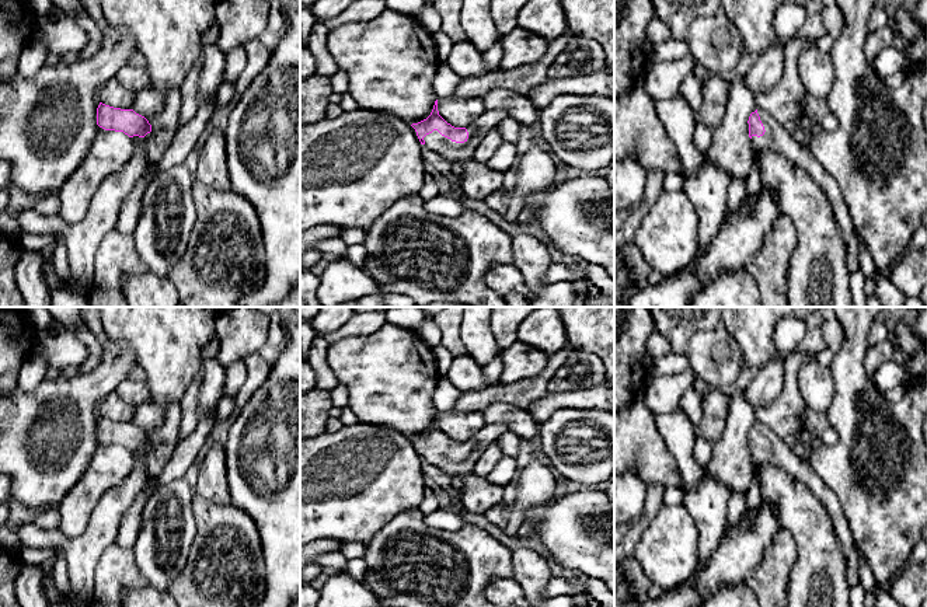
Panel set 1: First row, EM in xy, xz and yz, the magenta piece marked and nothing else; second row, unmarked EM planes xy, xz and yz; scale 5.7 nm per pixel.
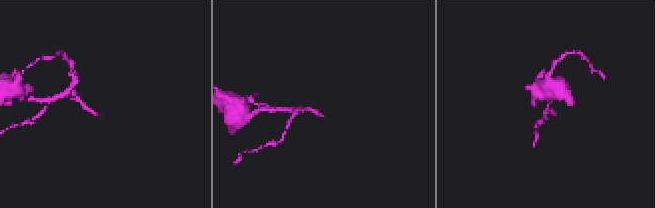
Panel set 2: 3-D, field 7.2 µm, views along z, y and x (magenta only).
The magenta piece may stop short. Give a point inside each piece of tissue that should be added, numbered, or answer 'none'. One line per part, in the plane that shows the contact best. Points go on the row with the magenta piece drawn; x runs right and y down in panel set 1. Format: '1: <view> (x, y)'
1: xz (455, 153)

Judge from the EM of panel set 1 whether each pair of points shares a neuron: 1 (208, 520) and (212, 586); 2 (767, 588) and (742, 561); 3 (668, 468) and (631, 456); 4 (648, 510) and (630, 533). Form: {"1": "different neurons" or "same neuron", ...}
{"1": "same neuron", "2": "different neurons", "3": "same neuron", "4": "same neuron"}

